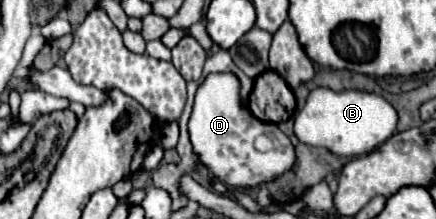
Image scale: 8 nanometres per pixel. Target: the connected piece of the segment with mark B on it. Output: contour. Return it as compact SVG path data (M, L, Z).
M315 88L303 110L295 114L295 136L303 144L329 148L337 156L361 156L375 150L393 136L395 126L397 112L385 98L357 90L333 92L329 88Z

